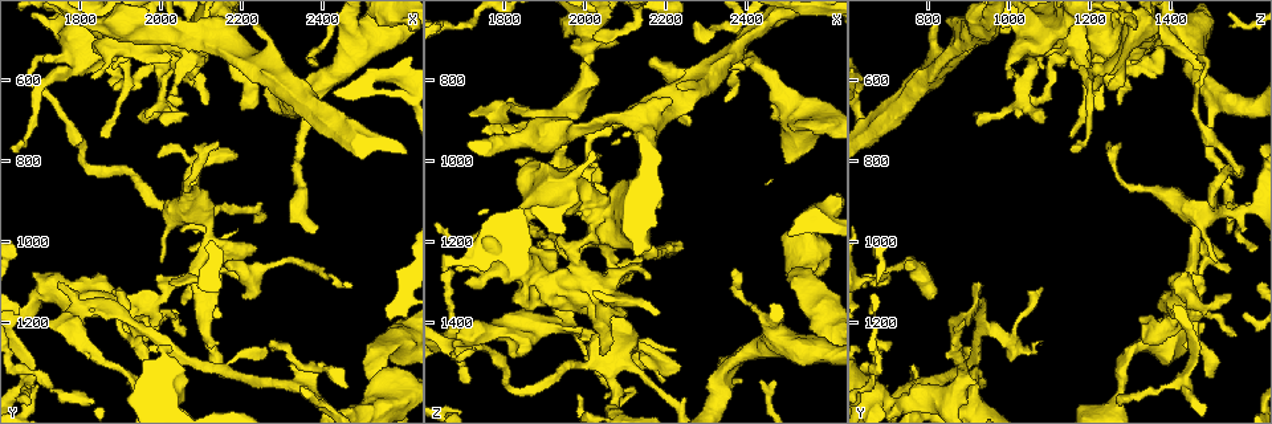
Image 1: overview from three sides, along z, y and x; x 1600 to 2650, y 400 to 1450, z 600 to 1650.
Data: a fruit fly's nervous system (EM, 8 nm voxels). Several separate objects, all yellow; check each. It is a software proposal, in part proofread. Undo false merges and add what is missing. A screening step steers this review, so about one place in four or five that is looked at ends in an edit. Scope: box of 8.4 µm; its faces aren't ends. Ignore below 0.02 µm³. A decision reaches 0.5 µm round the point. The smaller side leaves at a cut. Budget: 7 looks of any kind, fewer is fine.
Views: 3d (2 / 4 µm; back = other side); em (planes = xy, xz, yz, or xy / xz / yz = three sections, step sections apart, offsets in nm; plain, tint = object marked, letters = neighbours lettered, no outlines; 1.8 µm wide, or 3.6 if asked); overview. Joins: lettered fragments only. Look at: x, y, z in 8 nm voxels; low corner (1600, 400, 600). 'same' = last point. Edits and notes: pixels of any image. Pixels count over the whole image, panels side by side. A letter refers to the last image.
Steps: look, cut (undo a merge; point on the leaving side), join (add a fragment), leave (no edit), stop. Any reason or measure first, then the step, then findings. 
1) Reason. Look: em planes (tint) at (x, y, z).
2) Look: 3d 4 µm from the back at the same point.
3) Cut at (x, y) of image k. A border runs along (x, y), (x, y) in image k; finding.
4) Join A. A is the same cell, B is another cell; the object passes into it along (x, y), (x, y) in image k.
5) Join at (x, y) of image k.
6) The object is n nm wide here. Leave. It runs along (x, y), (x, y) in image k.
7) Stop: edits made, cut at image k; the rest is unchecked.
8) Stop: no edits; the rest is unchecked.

Free end. Look: 3d 2 µm at (2045, 570, 1480).

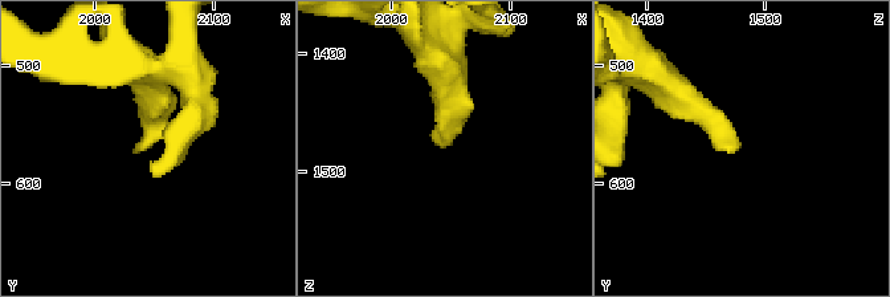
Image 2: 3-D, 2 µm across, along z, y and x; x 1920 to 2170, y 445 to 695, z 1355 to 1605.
Need the tissue. Look: em planes (tint) at (2040, 566, 1480).

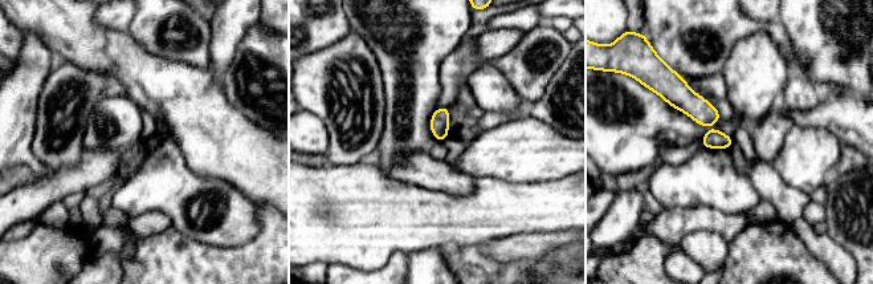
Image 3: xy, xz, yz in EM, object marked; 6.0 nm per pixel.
See the neighbours. Look: em planes (letters) at the same point.

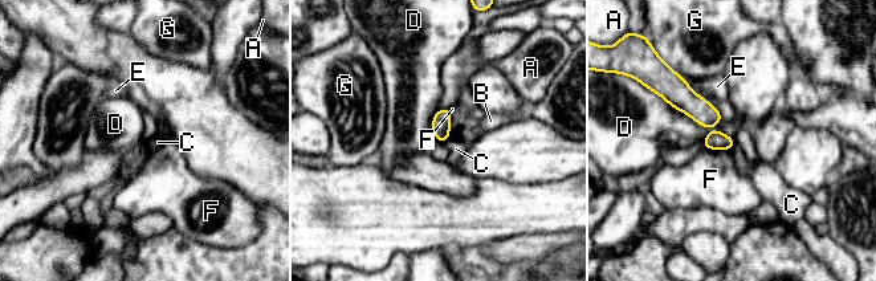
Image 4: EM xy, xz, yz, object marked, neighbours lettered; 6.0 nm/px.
Leave. A, B, C, D, E, F and G are other cells; a border runs along (657, 93), (703, 126), (722, 119) in image 4; none of them fits.

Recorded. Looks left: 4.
Sharp bend. Look: 3d 2 µm at (1775, 1230, 865).

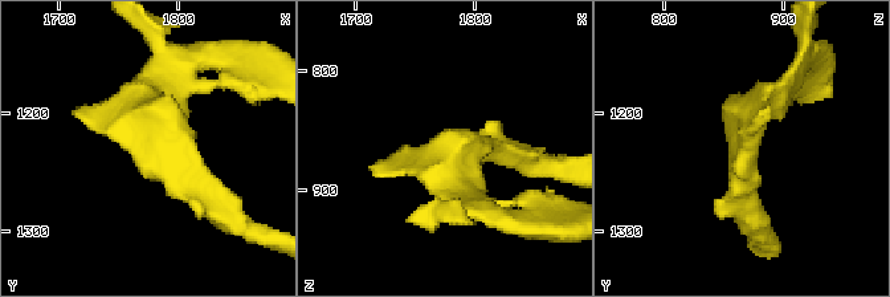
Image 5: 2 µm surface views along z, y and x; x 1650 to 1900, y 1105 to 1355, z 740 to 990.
Need the tissue. Look: em xz step 4 (letters) at (1778, 1226, 866).

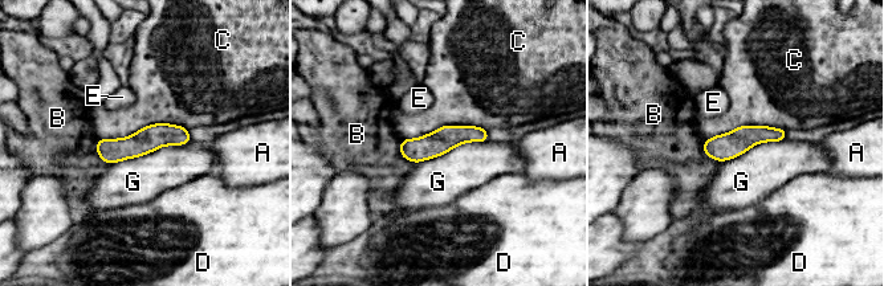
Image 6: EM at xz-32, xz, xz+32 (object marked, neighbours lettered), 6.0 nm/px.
Cut it another way. Look: em xy step 8 (letters) at the same point.

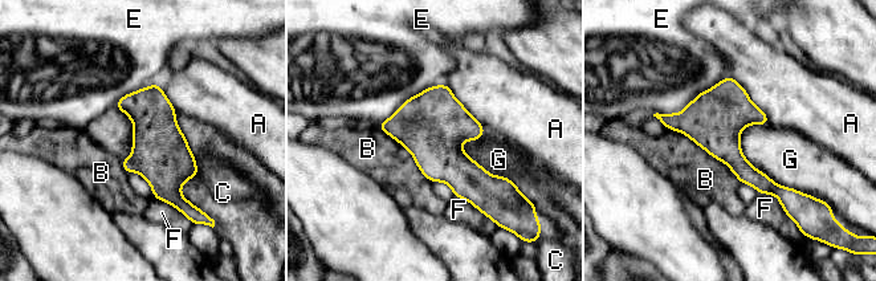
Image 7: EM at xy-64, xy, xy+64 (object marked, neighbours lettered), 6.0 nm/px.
The longest contact is with G, 550 nm. Leave. A, B, C, E, F and G are other cells; continuous, no second cell.

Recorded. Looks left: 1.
Branch stops here. Look: em 3.6 µm planes (letters) at (2170, 1045, 755).

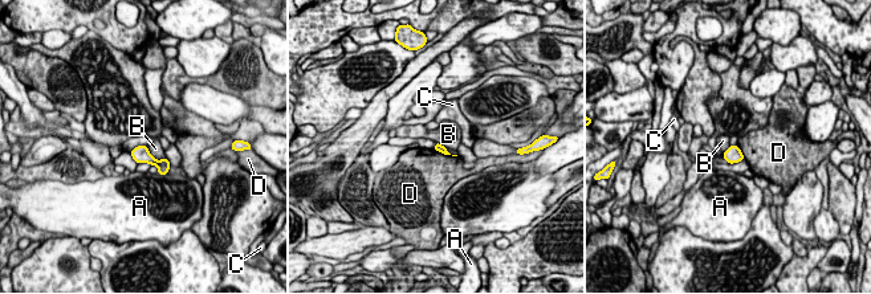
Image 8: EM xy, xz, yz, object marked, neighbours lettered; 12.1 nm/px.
Leave. A, B, C and D are other cells; no lettered fragment goes on from it.

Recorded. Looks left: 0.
Stop: no edits; the rest is unchecked.

